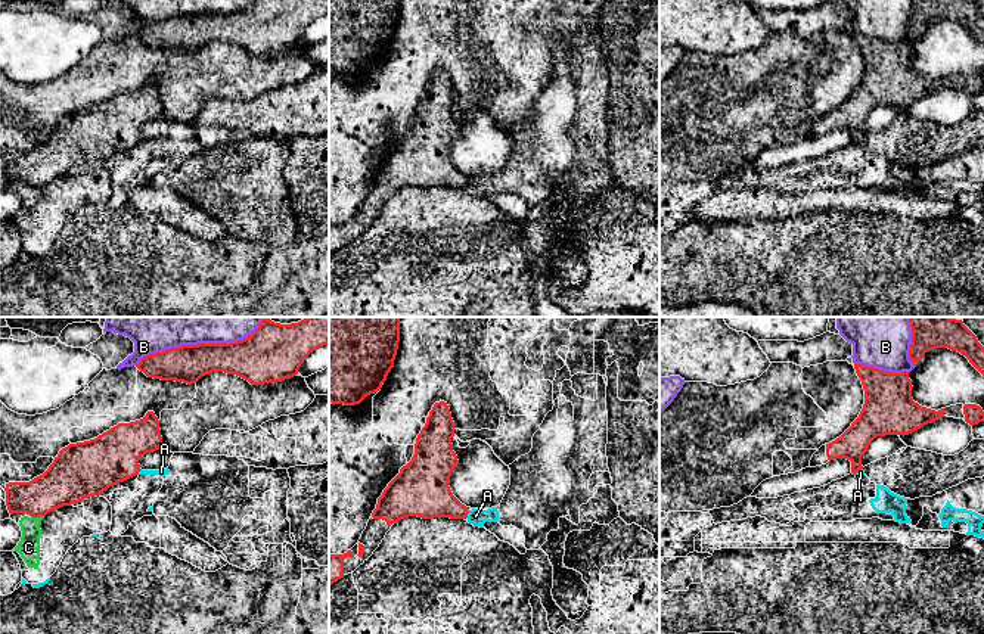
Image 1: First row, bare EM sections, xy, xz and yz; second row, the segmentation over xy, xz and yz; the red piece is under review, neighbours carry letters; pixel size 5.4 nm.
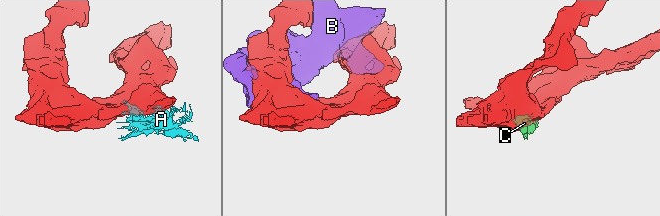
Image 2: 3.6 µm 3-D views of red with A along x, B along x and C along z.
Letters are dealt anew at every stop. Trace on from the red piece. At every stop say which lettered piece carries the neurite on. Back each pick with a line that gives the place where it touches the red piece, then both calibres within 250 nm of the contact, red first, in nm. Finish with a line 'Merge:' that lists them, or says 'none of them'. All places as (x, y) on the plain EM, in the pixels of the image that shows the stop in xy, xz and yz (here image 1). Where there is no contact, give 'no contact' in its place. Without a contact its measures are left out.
Merge: none of them

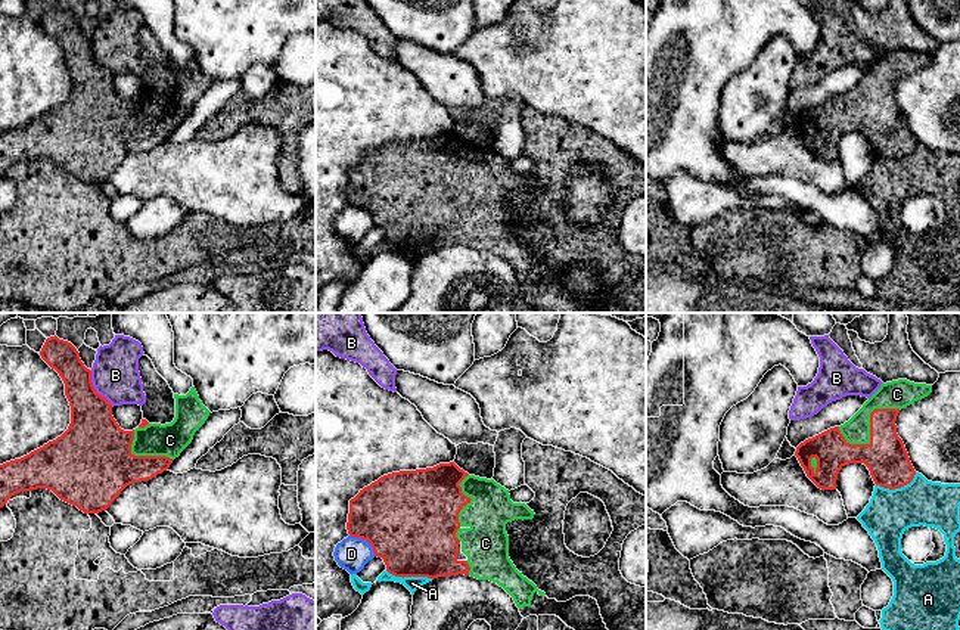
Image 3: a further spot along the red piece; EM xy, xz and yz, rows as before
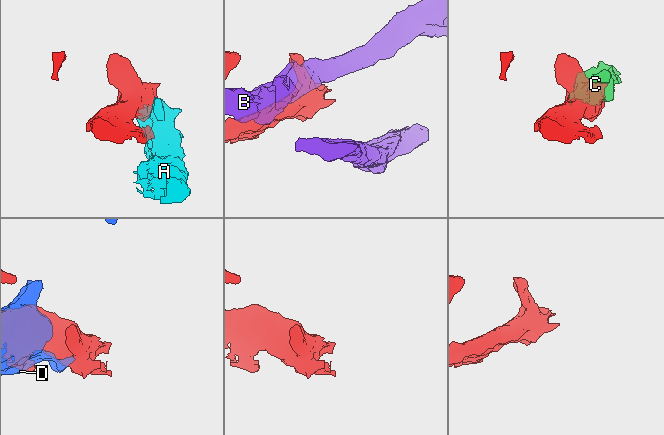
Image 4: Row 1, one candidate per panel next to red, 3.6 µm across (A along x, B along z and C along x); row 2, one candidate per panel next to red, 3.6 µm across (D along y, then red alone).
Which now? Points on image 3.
C: meets red in yz at (870, 99); 220 nm thick on the red side, 160 nm on the other
Merge: C

